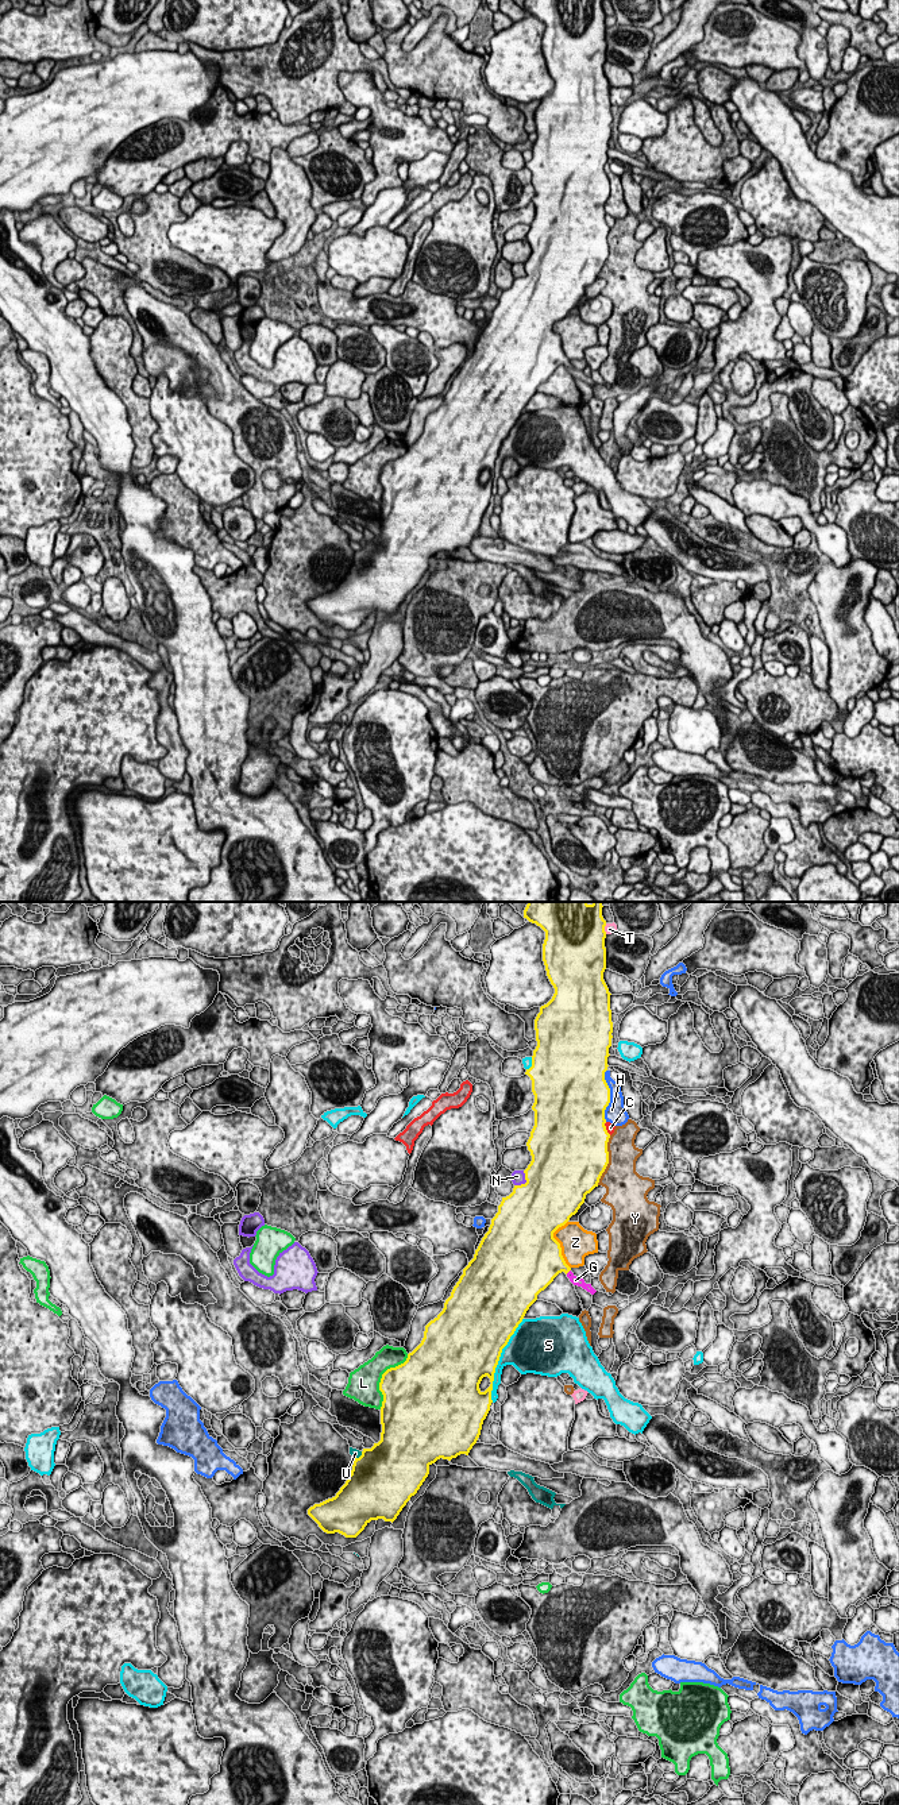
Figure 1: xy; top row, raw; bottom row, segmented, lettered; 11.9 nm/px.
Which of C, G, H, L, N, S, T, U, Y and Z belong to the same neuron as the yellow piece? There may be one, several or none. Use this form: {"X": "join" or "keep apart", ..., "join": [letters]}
{"C": "keep apart", "G": "join", "H": "keep apart", "L": "keep apart", "N": "keep apart", "S": "keep apart", "T": "keep apart", "U": "keep apart", "Y": "keep apart", "Z": "keep apart", "join": ["G"]}

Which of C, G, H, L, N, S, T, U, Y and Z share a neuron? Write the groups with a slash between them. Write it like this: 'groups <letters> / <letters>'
groups C / G / H / L / N / S / T / U / Y / Z

